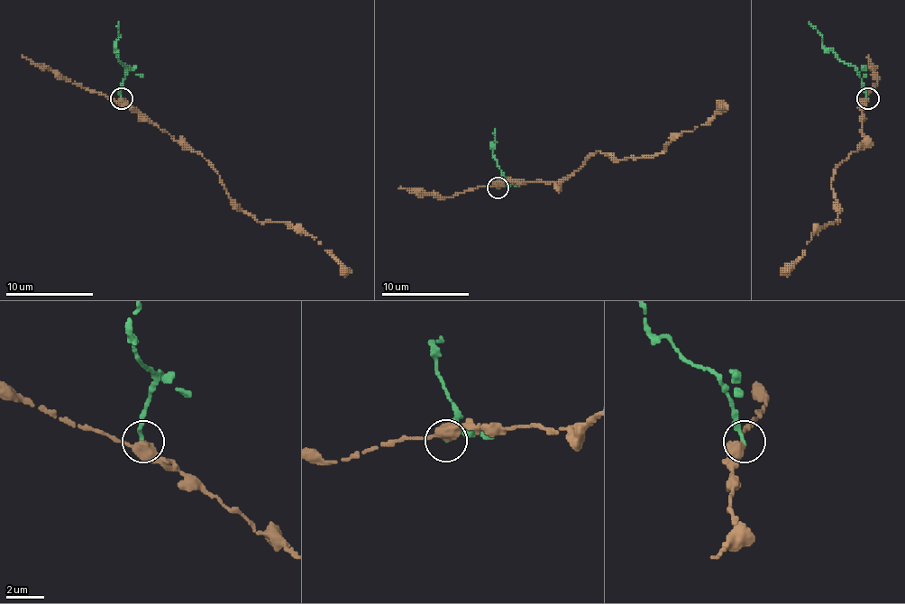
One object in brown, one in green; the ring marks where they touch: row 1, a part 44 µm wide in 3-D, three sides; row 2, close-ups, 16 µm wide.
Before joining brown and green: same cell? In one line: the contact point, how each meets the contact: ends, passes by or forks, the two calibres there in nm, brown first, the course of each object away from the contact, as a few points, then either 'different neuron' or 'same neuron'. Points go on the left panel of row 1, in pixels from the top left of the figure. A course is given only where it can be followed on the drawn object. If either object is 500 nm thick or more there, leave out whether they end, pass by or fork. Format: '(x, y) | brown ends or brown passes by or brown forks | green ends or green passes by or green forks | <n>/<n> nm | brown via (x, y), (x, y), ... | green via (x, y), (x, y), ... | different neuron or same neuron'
(122, 98) | brown passes by | green ends | 400/240 nm | brown via (121, 98), (187, 142), (243, 211), (259, 222), (287, 222), (316, 237), (344, 274) | green via (121, 98), (125, 72), (116, 50), (118, 22) | different neuron

